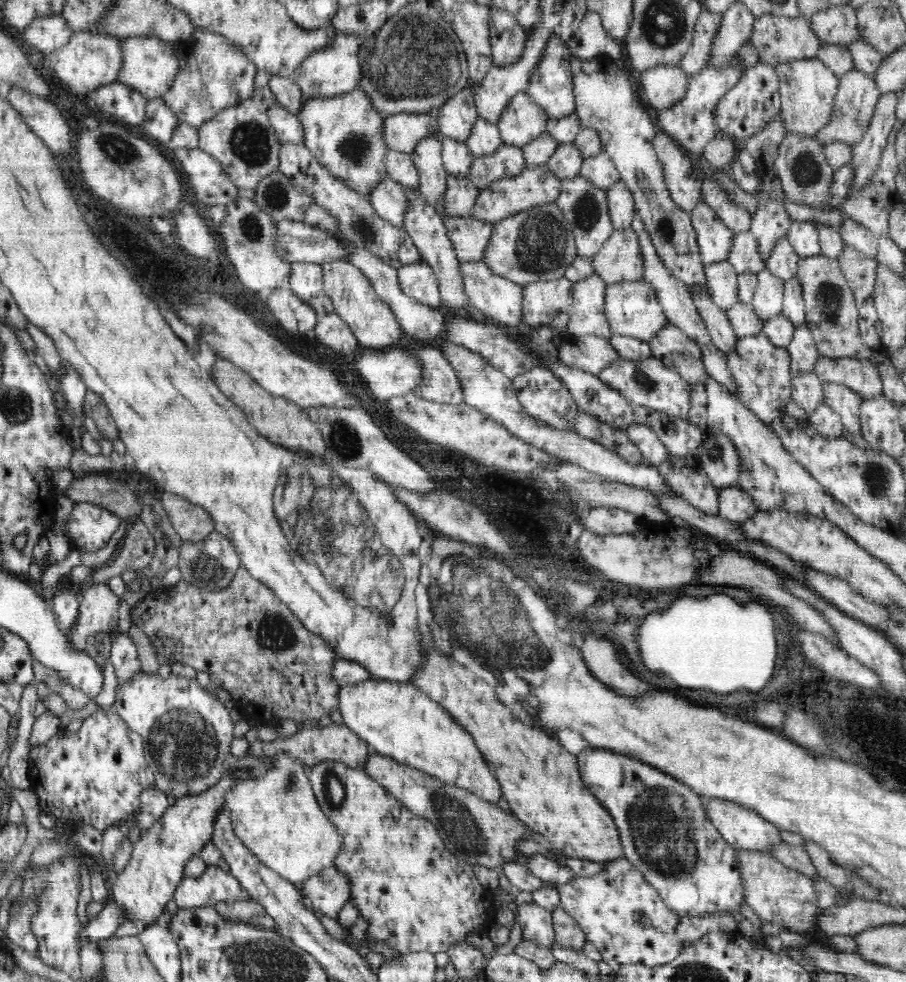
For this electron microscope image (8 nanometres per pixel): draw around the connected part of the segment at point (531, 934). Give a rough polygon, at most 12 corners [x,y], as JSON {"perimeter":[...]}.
{"perimeter":[[530,903],[518,914],[526,941],[555,942],[551,911]]}

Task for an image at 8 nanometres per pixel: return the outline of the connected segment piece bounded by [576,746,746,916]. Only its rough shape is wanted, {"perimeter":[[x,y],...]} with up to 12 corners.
{"perimeter":[[605,749],[576,758],[623,857],[679,916],[736,912],[701,795]]}

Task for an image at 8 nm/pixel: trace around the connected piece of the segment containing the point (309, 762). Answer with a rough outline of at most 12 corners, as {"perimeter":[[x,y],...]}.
{"perimeter":[[344,724],[300,725],[293,736],[256,741],[256,757],[285,752],[307,768],[331,760],[366,766],[372,750]]}

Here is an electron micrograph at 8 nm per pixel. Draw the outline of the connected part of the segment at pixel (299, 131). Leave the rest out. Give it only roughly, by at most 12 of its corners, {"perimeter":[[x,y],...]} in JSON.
{"perimeter":[[276,103],[268,120],[282,143],[303,144],[299,118]]}

